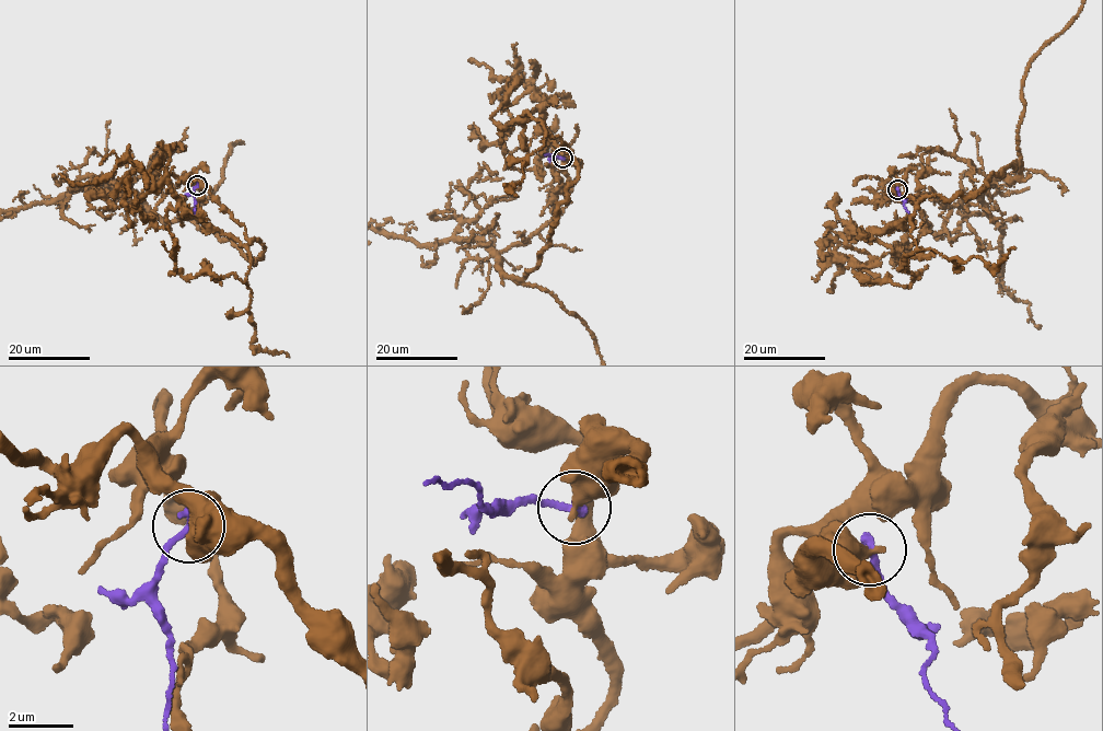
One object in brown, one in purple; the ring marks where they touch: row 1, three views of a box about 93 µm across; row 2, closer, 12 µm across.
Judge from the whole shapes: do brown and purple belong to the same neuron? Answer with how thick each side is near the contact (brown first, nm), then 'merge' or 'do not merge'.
calibres 440 and 240 nm; do not merge

